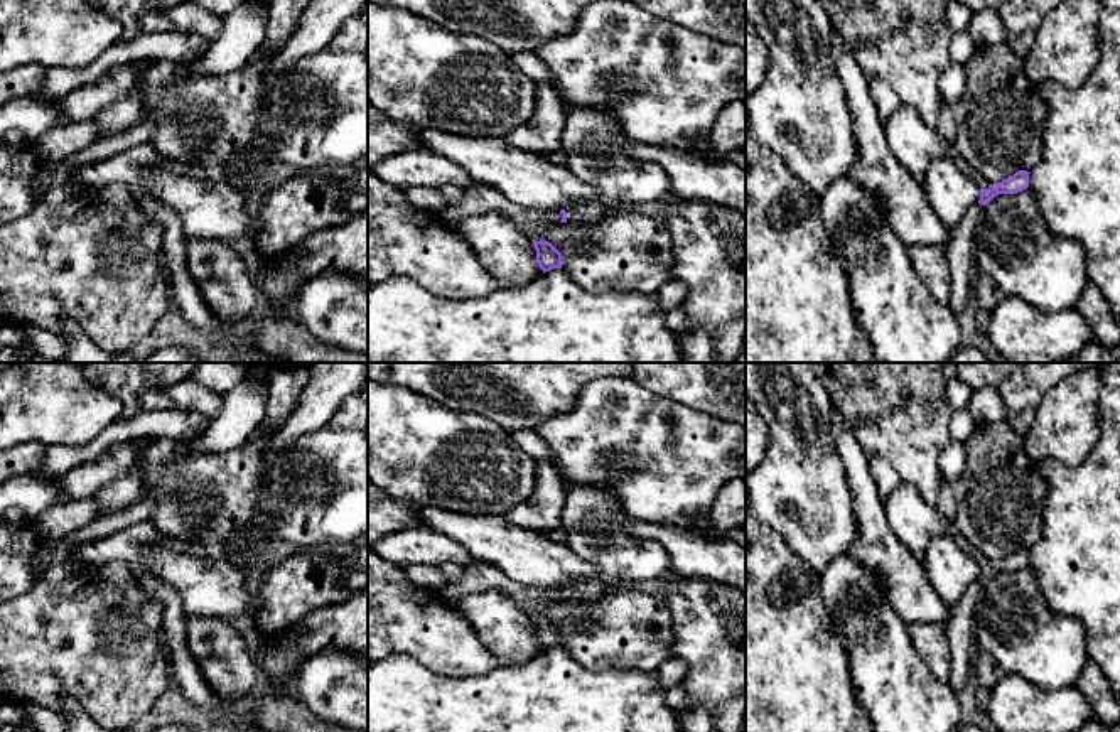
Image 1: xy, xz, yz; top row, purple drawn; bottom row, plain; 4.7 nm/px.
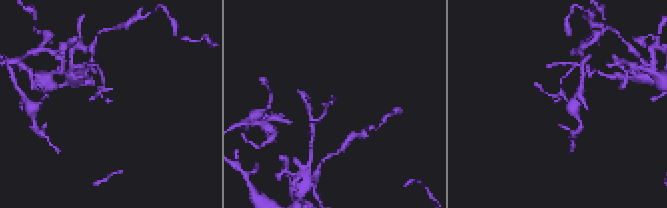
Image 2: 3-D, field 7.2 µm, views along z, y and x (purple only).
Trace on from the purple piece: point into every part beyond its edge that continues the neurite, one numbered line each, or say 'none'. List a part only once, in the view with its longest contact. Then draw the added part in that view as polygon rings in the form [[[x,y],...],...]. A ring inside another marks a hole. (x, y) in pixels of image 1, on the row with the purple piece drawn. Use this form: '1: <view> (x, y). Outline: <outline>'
1: yz (947, 127). Outline: [[[943,101],[941,106],[941,115],[940,115],[940,121],[936,125],[936,130],[948,140],[948,152],[946,155],[956,164],[956,167],[970,175],[977,186],[980,189],[992,189],[995,187],[993,182],[983,179],[965,159],[963,155],[958,152],[955,140],[956,140],[956,125],[955,125],[955,118],[953,118],[953,108]]]

